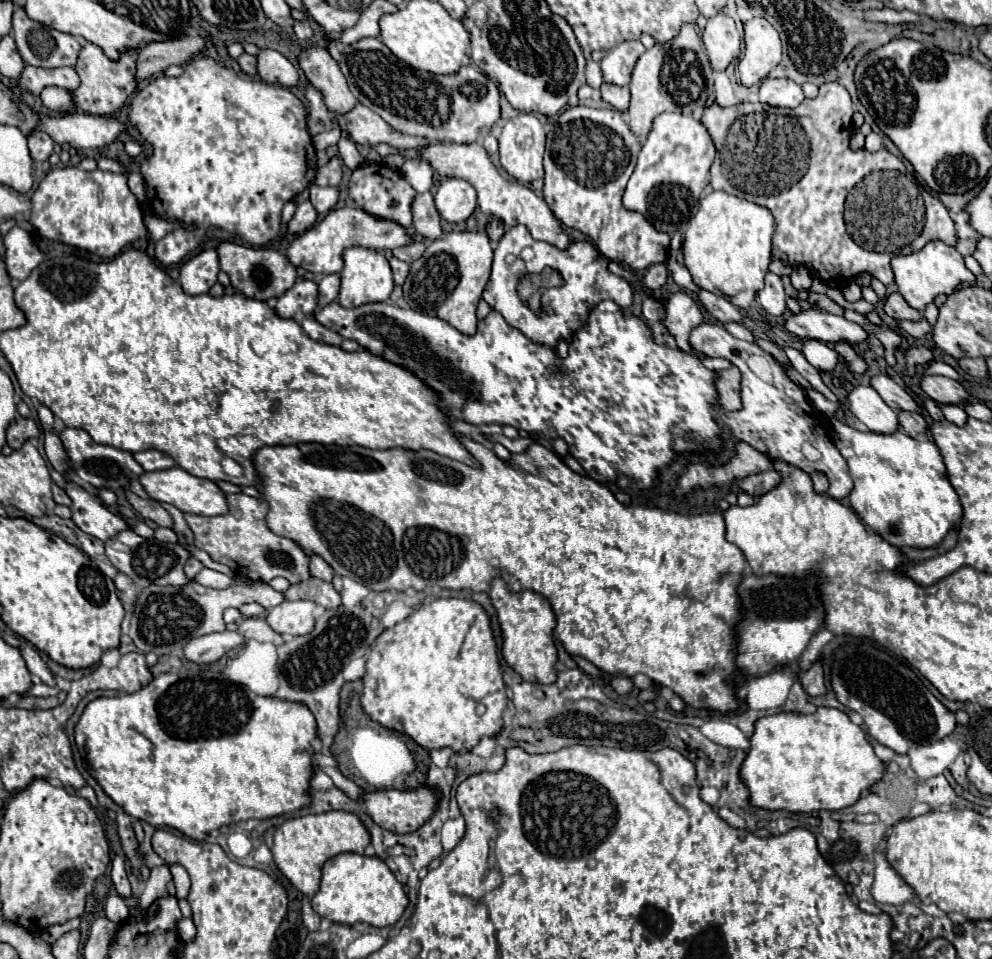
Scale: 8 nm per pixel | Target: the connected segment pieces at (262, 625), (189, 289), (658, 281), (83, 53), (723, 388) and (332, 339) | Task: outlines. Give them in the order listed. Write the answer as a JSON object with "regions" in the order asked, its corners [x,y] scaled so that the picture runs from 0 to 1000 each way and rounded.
{"regions":[[[[242,644],[240,649],[240,659],[248,665],[254,665],[254,667],[260,667],[260,669],[276,669],[276,672],[284,672],[284,665],[282,661],[278,661],[270,651],[268,647],[264,644]]],[[[206,261],[181,279],[181,298],[188,307],[208,307],[220,290],[222,275],[218,261]]],[[[657,275],[653,282],[651,282],[651,288],[649,288],[649,294],[655,302],[663,302],[671,296],[673,292],[673,279],[671,275]]],[[[85,46],[85,50],[81,52],[79,58],[79,67],[77,67],[77,75],[83,83],[81,92],[75,94],[75,102],[79,106],[79,113],[83,117],[89,119],[97,119],[97,121],[109,121],[115,119],[119,113],[123,113],[127,108],[127,104],[131,102],[131,98],[137,94],[137,56],[139,52],[131,52],[127,56],[123,56],[123,60],[119,65],[113,65],[111,60],[107,60],[107,56],[95,48],[95,46]]],[[[742,382],[724,388],[724,411],[730,428],[746,428],[746,386]]],[[[308,330],[304,334],[304,344],[319,357],[327,357],[327,359],[335,359],[335,361],[343,361],[345,359],[345,350],[341,346],[331,344],[329,340],[325,340],[321,334],[317,334],[315,330]]]]}

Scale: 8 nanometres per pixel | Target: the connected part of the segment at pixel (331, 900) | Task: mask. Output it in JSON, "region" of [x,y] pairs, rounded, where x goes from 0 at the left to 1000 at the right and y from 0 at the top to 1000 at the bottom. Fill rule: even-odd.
{"region":[[[351,888],[341,891],[327,901],[323,928],[313,936],[313,943],[325,957],[331,957],[339,964],[355,966],[359,961],[369,961],[373,966],[387,968],[405,955],[411,934],[387,897],[381,893],[373,895]]]}

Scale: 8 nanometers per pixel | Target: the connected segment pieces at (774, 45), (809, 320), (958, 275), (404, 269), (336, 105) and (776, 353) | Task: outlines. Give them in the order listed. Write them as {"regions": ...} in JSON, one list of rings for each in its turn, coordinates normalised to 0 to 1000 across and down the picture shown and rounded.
{"regions":[[[[770,19],[750,25],[752,52],[744,65],[742,81],[748,90],[766,88],[786,67],[786,38]]],[[[823,321],[808,323],[806,327],[794,332],[792,342],[806,352],[819,352],[837,359],[851,355],[857,361],[861,361],[875,352],[875,346],[869,340],[855,336],[851,330],[841,330],[837,325],[827,325]]],[[[938,250],[929,261],[919,263],[915,267],[901,267],[899,269],[899,284],[903,288],[903,298],[909,311],[923,323],[931,323],[946,307],[960,307],[968,294],[984,294],[984,288],[974,279],[972,269],[964,263],[962,257],[952,254],[950,250]]],[[[393,269],[393,277],[395,277],[395,284],[397,284],[397,296],[405,298],[409,288],[411,288],[411,282],[413,282],[413,275],[411,273],[405,273],[401,269]]],[[[306,50],[302,56],[302,71],[313,88],[325,96],[327,108],[333,117],[347,119],[359,111],[361,104],[351,94],[351,86],[331,52]]],[[[762,355],[764,357],[764,361],[770,365],[770,367],[774,367],[774,369],[778,369],[786,380],[790,380],[790,382],[794,382],[796,377],[794,377],[794,373],[792,373],[792,369],[790,369],[790,365],[782,359],[782,357],[778,357],[778,355]]]]}

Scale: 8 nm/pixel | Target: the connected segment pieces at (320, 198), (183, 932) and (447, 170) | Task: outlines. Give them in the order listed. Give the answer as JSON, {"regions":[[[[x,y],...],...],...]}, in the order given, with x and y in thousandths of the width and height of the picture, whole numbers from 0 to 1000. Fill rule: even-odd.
{"regions":[[[[313,192],[313,209],[317,213],[317,217],[323,223],[329,223],[337,217],[337,213],[341,211],[341,196],[339,194],[329,194],[323,196],[319,192]]],[[[183,959],[181,966],[179,966],[179,974],[181,974],[183,980],[194,982],[196,976],[198,976],[198,966],[196,966],[196,961],[194,961],[194,959]],[[188,961],[190,961],[190,964],[188,964]]],[[[479,146],[476,150],[456,150],[456,148],[454,150],[435,150],[435,152],[425,154],[423,161],[427,167],[431,167],[435,171],[435,175],[444,184],[460,184],[460,186],[468,186],[470,190],[474,190],[480,196],[482,206],[486,209],[486,221],[490,225],[500,225],[514,238],[520,234],[528,234],[534,240],[538,250],[550,250],[565,261],[571,261],[579,252],[579,246],[575,246],[569,240],[567,231],[558,225],[558,221],[552,217],[548,206],[542,206],[532,194],[528,194],[520,188],[516,190],[500,177],[500,173],[492,165],[492,158],[488,156],[484,146]]]]}

